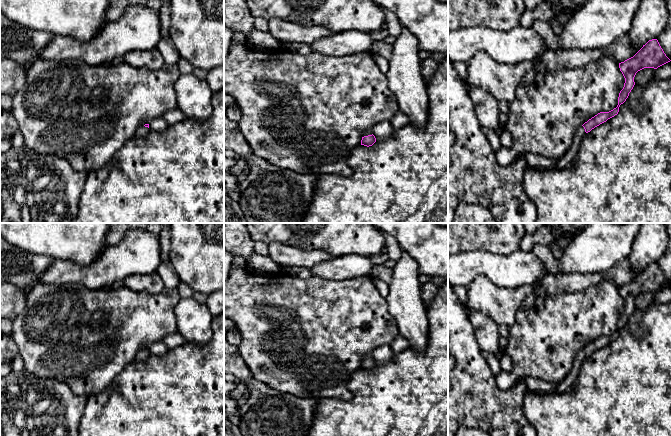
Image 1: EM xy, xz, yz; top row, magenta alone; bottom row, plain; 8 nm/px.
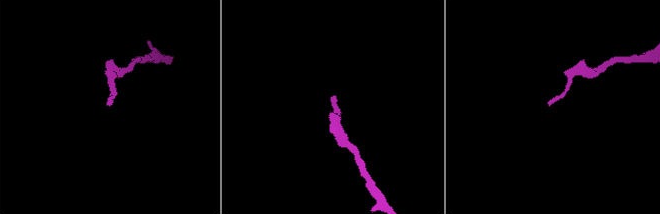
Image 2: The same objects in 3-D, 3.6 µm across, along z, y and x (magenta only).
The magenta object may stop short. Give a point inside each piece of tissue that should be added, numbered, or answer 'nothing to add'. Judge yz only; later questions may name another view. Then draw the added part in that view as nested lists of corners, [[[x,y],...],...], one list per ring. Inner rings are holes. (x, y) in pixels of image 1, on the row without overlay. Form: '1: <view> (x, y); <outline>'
1: yz (563, 386); [[[580,350],[576,357],[573,360],[572,368],[567,376],[558,384],[558,387],[555,392],[564,393],[570,389],[570,387],[574,384],[581,367],[581,363],[586,358],[583,350]]]

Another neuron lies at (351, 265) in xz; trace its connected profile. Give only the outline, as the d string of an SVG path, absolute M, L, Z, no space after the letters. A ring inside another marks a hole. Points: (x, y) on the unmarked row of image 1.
M348 253L322 261L310 268L313 276L327 280L347 280L353 277L369 276L375 267L372 257Z

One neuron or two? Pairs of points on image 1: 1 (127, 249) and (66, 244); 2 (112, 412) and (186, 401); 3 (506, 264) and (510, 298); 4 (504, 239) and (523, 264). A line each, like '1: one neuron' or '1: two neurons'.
1: two neurons
2: one neuron
3: two neurons
4: two neurons

